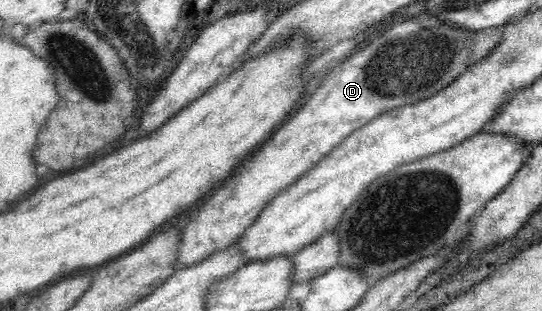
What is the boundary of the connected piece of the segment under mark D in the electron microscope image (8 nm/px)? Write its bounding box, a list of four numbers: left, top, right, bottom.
[175,16,481,268]

